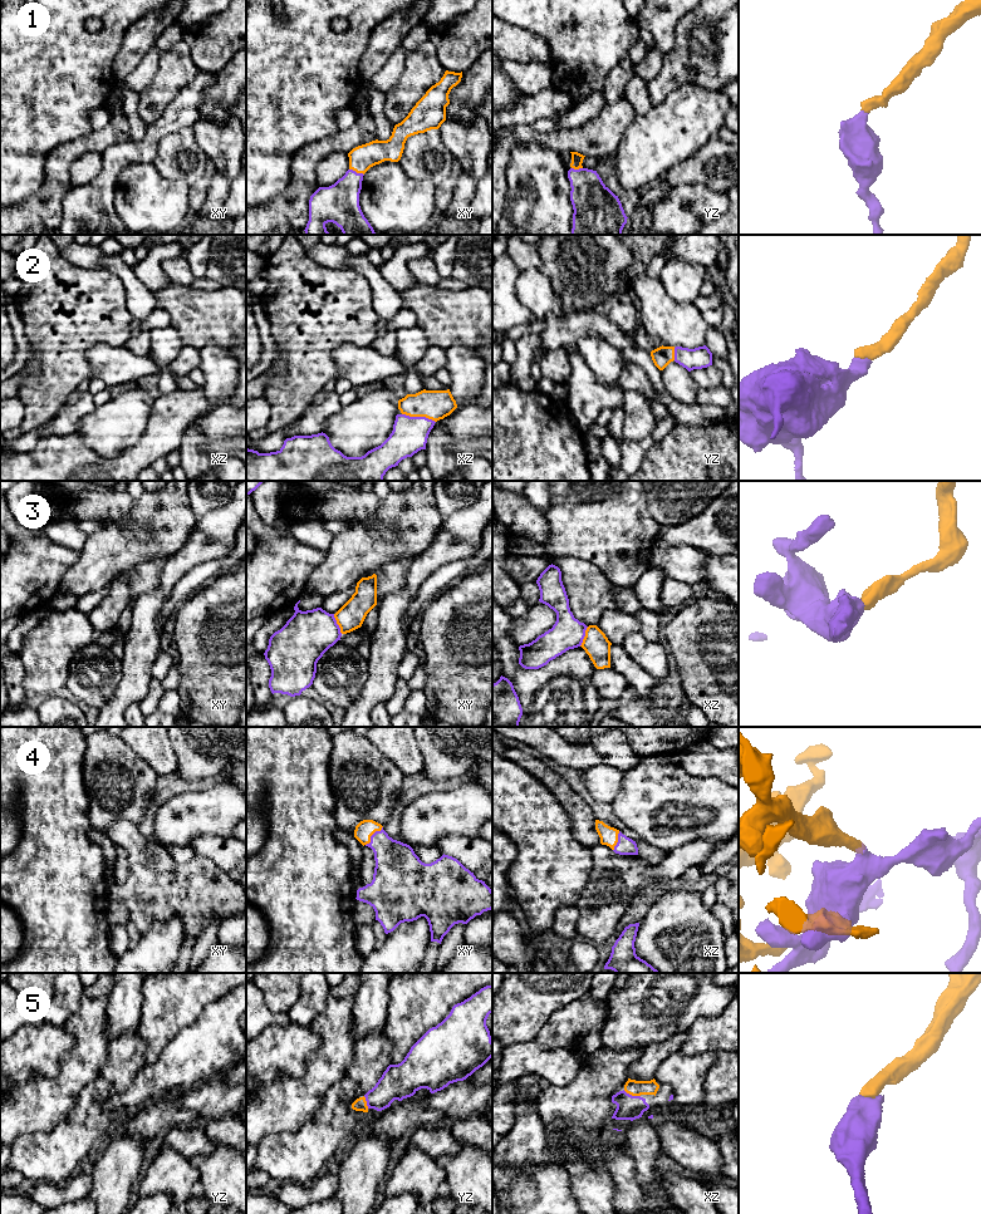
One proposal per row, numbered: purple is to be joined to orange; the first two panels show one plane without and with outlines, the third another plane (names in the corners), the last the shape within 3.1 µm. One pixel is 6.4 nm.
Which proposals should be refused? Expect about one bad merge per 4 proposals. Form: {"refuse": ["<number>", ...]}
{"refuse": ["3"]}

